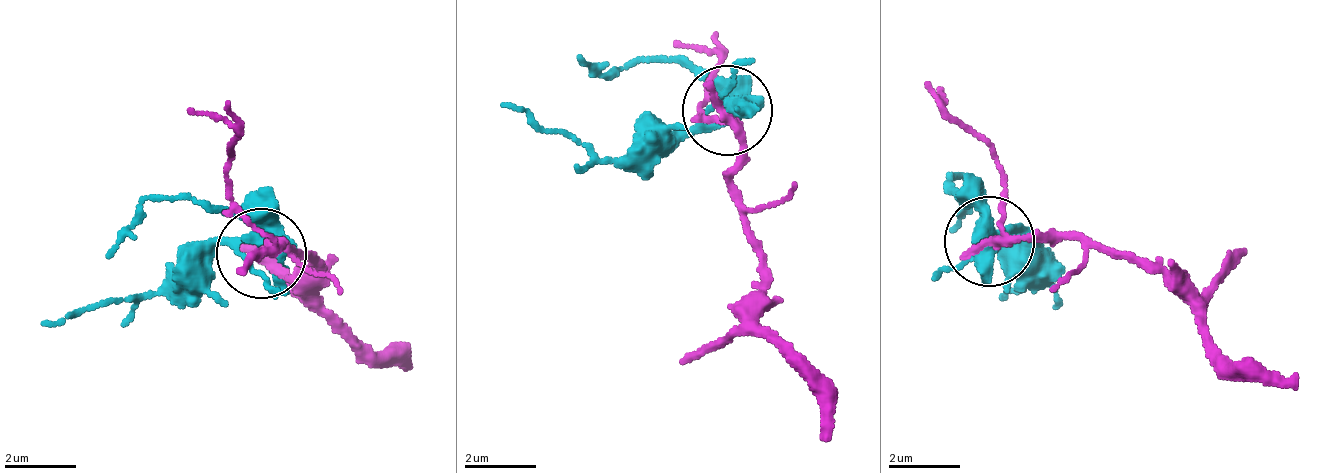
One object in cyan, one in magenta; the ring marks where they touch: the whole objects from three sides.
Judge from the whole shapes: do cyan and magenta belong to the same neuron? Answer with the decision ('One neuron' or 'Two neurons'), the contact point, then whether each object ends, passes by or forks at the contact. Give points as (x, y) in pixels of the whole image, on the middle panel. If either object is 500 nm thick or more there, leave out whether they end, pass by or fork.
Two neurons. Place: (727, 110). At the ring cyan forks. At the ring magenta passes by

